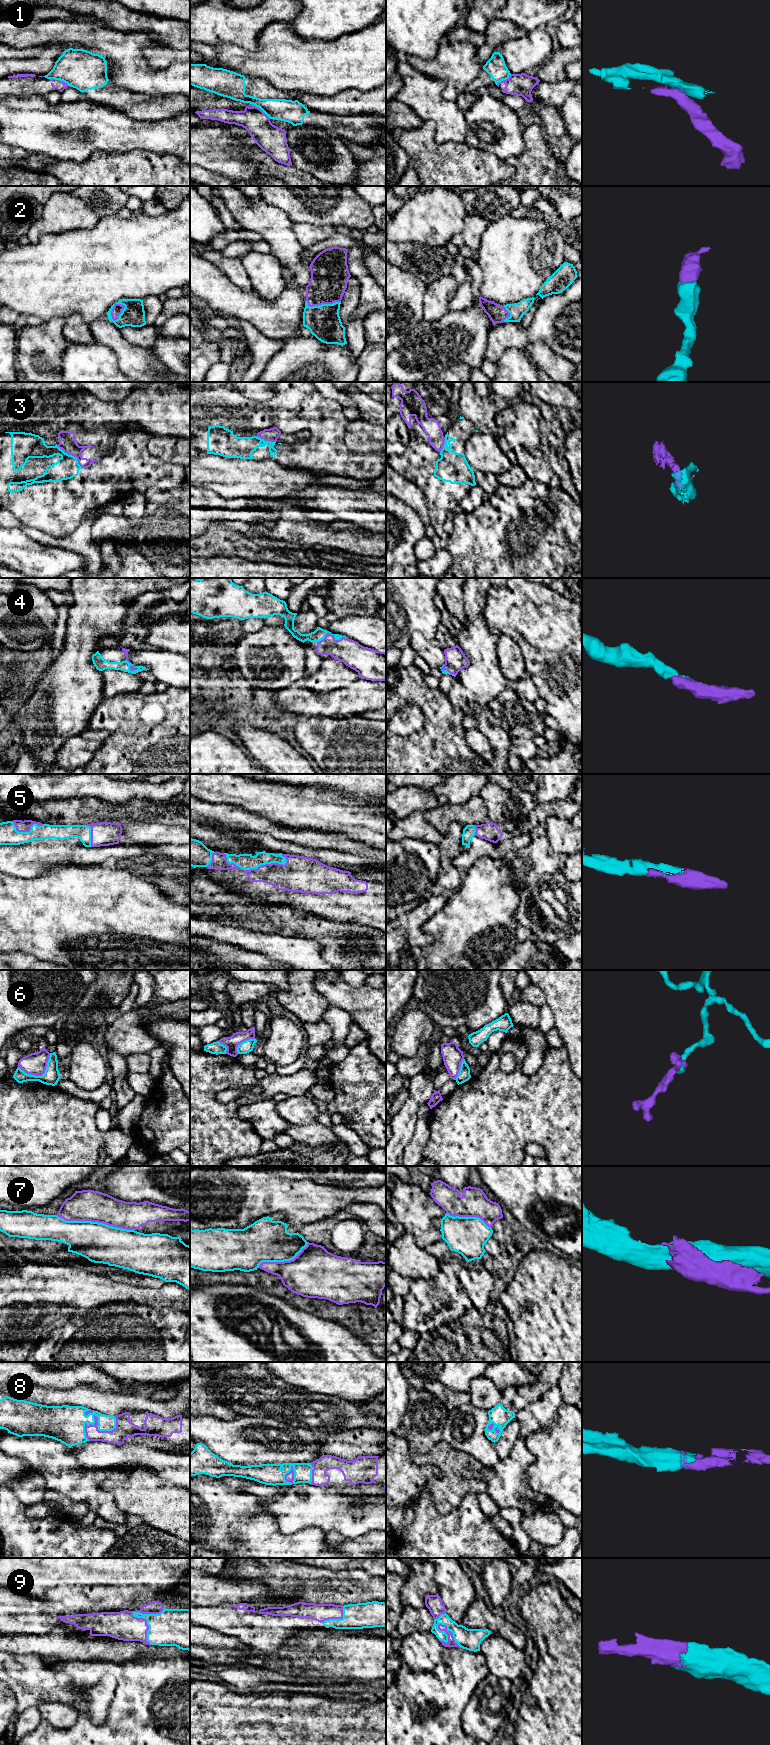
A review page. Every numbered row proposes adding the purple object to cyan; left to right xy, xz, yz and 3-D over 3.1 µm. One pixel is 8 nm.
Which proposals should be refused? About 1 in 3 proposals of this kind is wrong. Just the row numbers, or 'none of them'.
1, 3, 6, 7

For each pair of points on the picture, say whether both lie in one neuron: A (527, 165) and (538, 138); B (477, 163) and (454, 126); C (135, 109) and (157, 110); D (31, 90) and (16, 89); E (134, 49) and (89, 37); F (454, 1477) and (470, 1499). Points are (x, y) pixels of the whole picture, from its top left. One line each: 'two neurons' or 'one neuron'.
A: one neuron
B: two neurons
C: one neuron
D: one neuron
E: one neuron
F: two neurons

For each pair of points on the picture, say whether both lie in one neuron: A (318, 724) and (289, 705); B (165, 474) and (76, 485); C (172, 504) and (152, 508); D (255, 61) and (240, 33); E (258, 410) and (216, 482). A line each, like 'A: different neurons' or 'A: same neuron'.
A: different neurons
B: same neuron
C: same neuron
D: different neurons
E: different neurons

